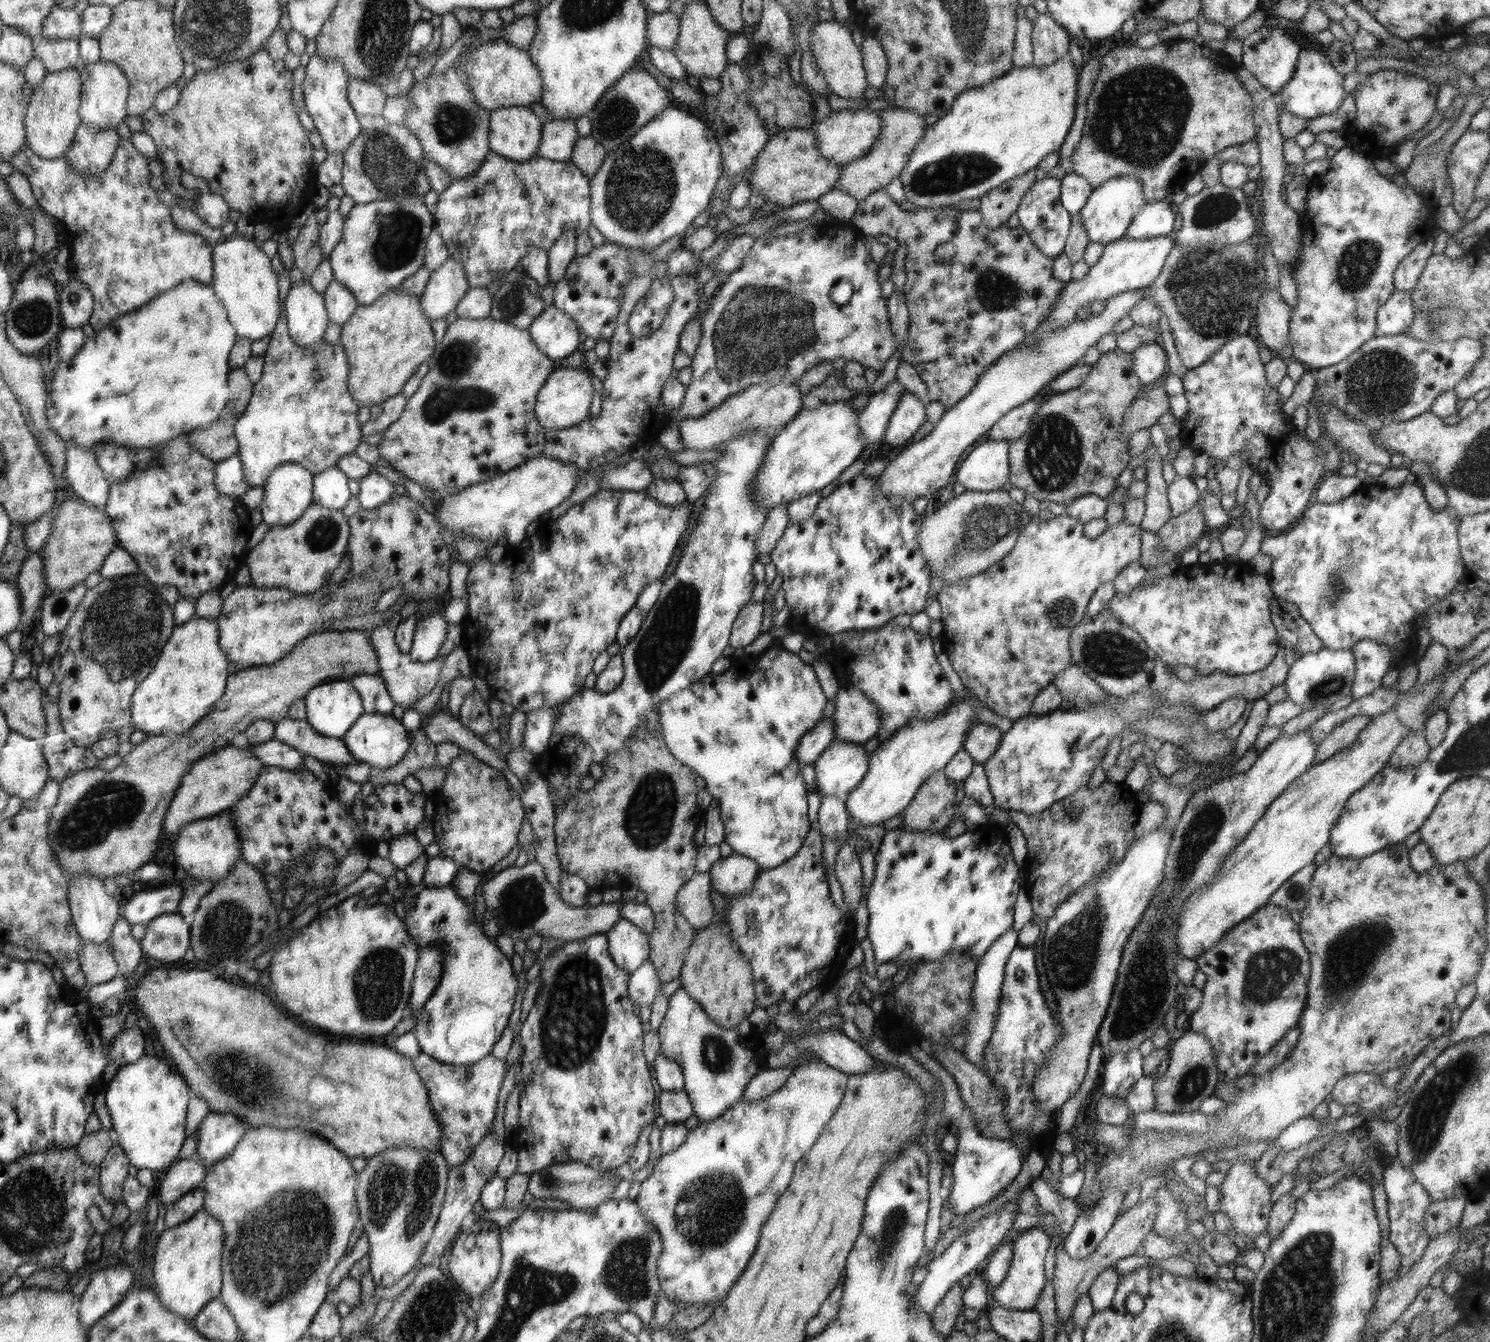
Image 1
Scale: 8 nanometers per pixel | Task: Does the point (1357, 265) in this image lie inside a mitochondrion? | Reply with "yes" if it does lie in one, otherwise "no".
yes

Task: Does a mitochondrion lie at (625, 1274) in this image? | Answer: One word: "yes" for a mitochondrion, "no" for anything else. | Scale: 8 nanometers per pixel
yes

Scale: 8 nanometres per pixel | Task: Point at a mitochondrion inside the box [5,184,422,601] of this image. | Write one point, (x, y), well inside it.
(32, 318)

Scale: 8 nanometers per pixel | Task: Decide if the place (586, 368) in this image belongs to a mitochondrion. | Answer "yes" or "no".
no

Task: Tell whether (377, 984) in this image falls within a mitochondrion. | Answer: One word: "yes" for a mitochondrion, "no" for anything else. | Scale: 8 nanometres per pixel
yes

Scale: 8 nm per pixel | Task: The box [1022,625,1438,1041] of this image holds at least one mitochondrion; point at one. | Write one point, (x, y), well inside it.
(1351, 956)

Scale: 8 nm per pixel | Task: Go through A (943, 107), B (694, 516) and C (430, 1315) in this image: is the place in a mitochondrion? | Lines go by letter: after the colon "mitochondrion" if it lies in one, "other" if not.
A: other
B: other
C: mitochondrion

